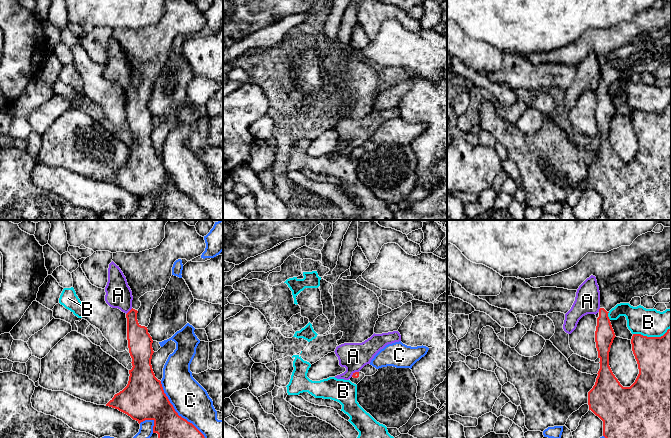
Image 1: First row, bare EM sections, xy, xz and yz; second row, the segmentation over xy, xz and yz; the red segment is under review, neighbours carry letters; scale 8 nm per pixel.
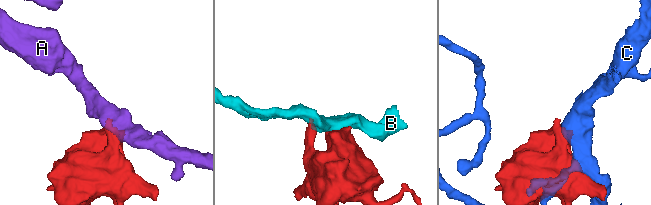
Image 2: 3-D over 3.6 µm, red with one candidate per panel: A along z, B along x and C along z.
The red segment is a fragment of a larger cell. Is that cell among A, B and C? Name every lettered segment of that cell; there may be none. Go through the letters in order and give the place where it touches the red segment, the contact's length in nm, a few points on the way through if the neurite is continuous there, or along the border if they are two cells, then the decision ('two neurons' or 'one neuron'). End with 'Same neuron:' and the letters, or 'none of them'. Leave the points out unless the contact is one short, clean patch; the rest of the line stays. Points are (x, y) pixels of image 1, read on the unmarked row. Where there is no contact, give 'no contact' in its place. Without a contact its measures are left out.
A: meets red in xy at (129, 87); contact 80 nm long; border along xy (132, 84), (126, 90); two neurons
B: meets red in yz at (651, 113); contact 300 nm long; two neurons
C: meets red in xy at (177, 190); contact 650 nm long; two neurons
Same neuron: none of them

